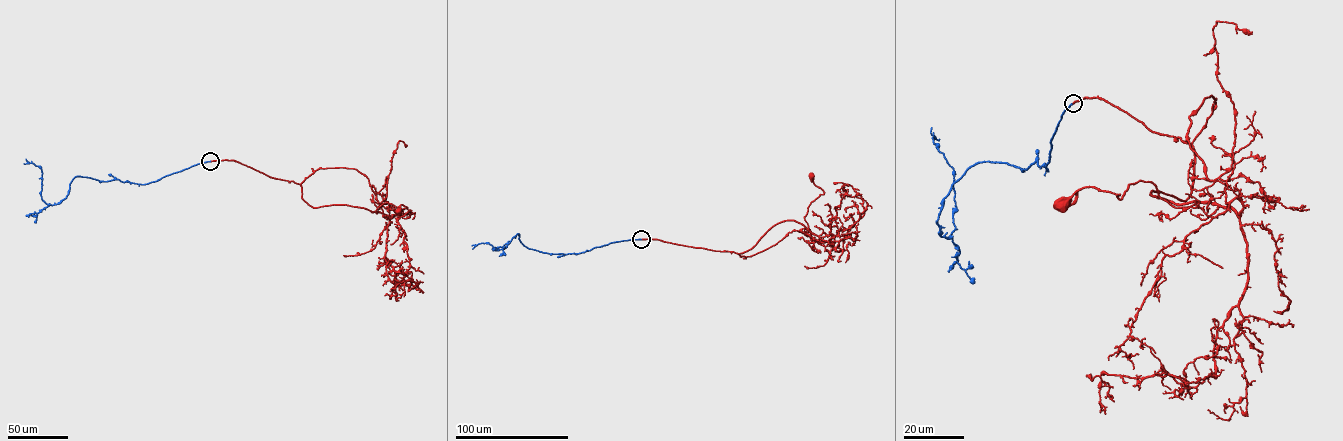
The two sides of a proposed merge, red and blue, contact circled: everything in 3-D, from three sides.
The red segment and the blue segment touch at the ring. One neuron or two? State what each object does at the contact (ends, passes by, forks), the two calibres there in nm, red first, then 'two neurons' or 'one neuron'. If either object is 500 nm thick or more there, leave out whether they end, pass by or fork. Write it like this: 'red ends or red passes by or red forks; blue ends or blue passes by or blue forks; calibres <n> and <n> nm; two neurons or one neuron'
red ends; blue ends; calibres 240 and 200 nm; one neuron

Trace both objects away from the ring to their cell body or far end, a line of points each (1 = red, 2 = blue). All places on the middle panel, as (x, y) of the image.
1: (641, 239), (738, 253), (781, 222), (794, 220), (808, 230), (808, 207), (824, 193), (811, 176)
2: (641, 239), (611, 242), (578, 253), (550, 254), (528, 248), (517, 233), (502, 247), (480, 243), (472, 249)

